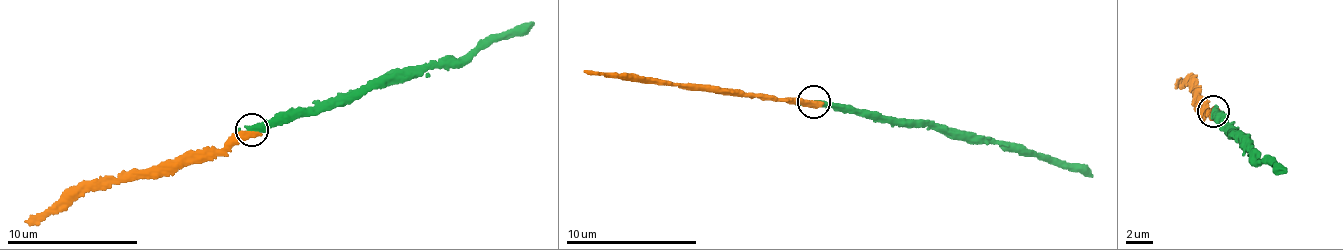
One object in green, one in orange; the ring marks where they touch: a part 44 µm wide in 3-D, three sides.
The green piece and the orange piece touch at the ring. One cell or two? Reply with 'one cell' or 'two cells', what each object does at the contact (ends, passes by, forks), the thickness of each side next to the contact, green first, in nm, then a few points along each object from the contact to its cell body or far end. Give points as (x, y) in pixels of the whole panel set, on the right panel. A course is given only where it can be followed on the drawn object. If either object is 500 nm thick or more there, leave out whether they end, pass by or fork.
one cell; 360 nm thick on the green side, 550 nm on the other; green runs (1212, 112), (1228, 138), (1240, 138), (1242, 153), (1251, 152), (1251, 165), (1269, 161), (1287, 172); orange runs (1212, 112), (1215, 109), (1203, 113), (1208, 98), (1196, 95), (1195, 74), (1176, 79)

